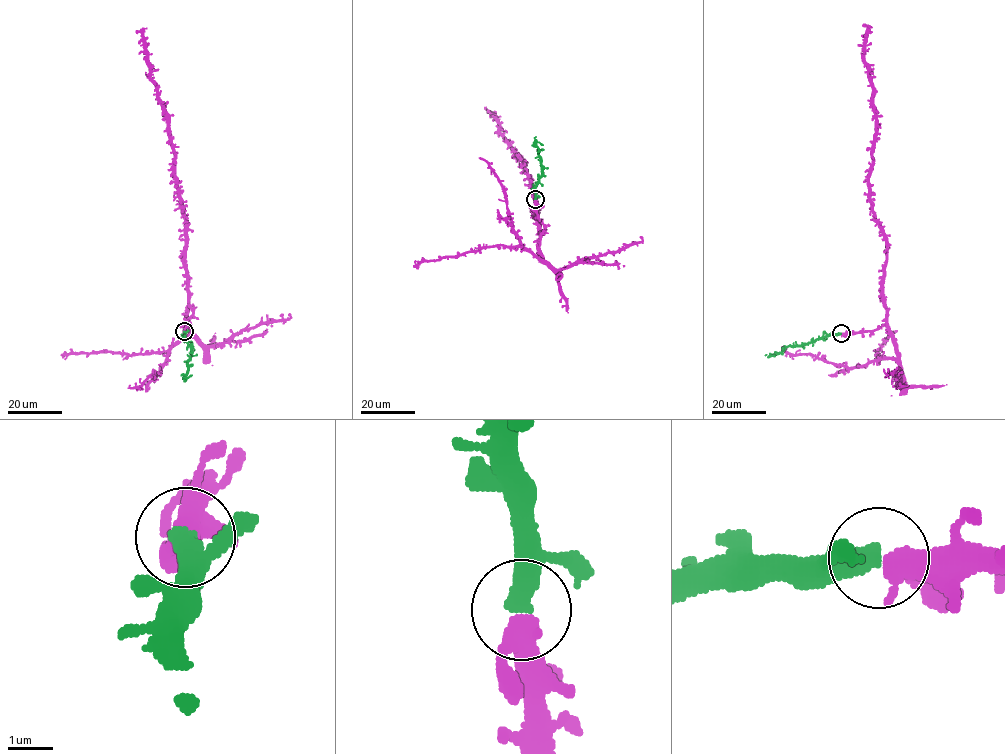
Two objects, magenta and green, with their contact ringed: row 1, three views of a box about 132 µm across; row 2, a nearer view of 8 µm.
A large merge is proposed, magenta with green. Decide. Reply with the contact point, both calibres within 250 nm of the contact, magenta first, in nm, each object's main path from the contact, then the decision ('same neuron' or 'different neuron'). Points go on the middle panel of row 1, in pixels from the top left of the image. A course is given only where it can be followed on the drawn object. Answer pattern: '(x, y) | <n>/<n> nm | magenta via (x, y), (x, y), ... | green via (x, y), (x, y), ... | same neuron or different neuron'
(535, 199) | 400/500 nm | magenta via (535, 199), (538, 220), (544, 227), (540, 235), (534, 190), (524, 162), (499, 130), (493, 113), (484, 107) | green via (535, 199), (536, 183), (541, 174), (536, 136) | same neuron

